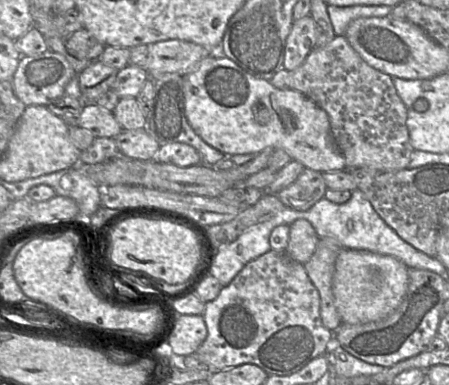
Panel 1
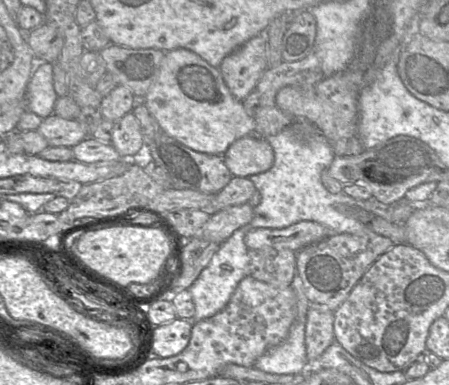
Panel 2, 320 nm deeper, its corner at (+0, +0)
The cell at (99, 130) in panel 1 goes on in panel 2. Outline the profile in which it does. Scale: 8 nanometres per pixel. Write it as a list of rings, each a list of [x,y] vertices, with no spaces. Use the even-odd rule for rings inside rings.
[[[54,113],[43,119],[37,131],[49,146],[72,148],[88,137],[86,129],[77,119],[64,119]]]

